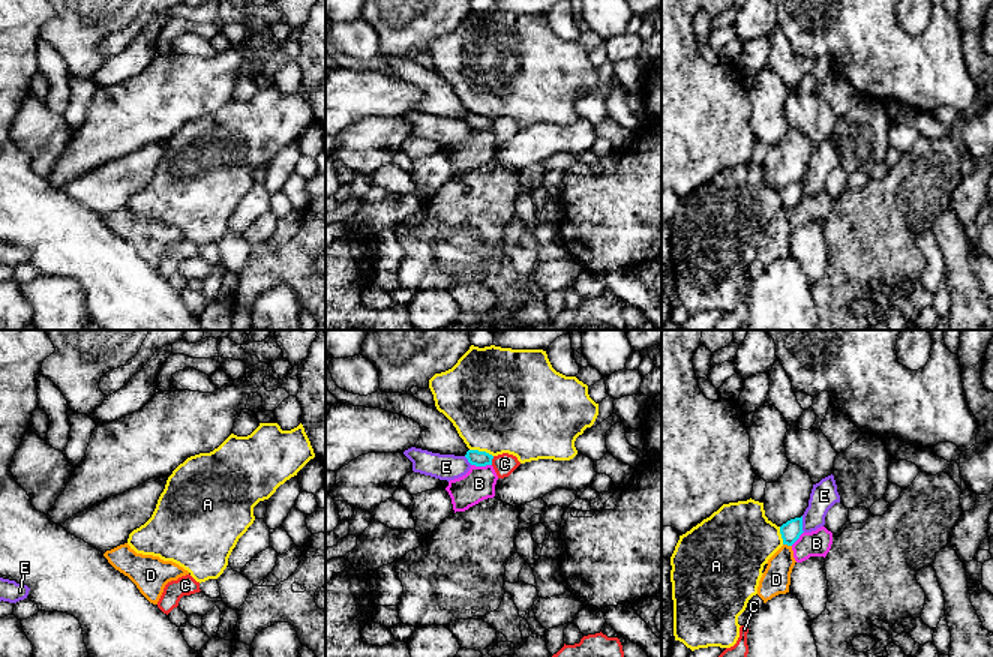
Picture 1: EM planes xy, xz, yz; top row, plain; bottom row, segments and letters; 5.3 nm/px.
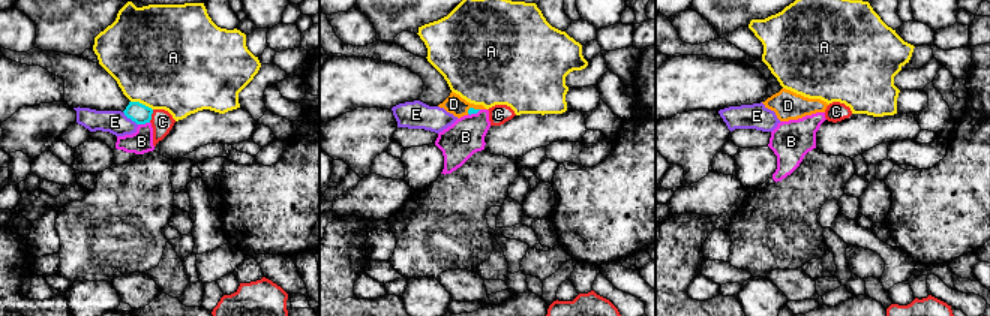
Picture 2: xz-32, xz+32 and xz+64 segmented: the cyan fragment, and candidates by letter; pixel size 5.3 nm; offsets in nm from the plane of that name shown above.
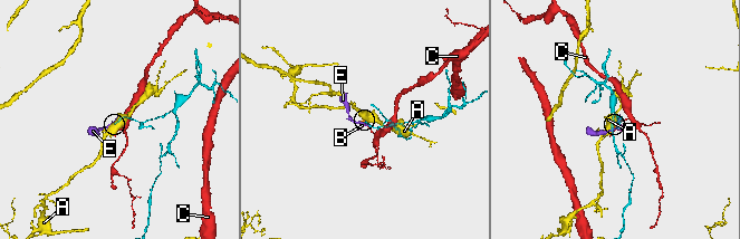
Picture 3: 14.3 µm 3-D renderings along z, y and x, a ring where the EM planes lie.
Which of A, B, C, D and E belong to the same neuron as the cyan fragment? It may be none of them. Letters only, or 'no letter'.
no letter

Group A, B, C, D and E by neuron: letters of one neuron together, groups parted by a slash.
A / B D E / C

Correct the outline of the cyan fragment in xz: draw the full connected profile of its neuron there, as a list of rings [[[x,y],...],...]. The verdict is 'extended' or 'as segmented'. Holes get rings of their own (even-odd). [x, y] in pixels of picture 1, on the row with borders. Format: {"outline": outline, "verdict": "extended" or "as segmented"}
{"outline": [[[468,450],[465,458],[471,465],[476,465],[476,466],[492,465],[492,459],[494,459],[492,454],[486,452],[478,452],[478,450]]], "verdict": "as segmented"}

